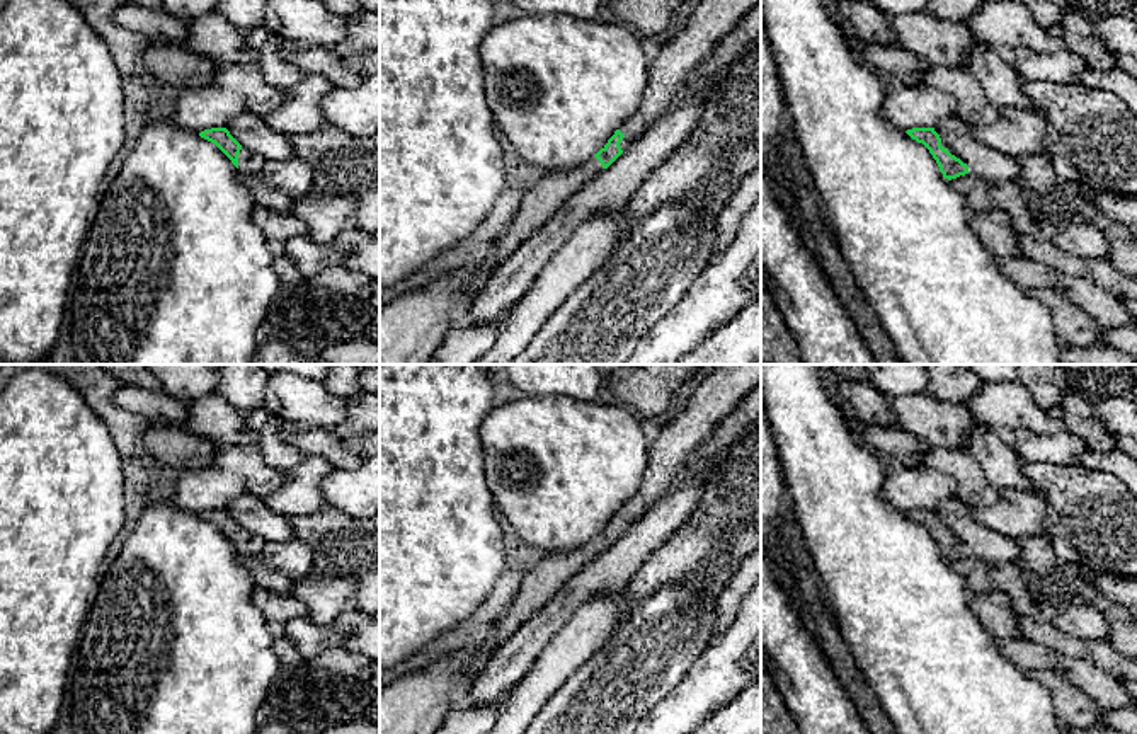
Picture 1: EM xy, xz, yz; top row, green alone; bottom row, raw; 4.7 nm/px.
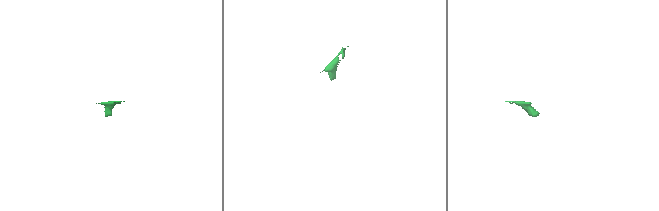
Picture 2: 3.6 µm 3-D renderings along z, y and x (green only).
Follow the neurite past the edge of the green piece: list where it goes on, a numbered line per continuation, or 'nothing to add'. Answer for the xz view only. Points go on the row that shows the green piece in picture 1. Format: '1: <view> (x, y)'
1: xz (695, 38)
2: xz (538, 206)

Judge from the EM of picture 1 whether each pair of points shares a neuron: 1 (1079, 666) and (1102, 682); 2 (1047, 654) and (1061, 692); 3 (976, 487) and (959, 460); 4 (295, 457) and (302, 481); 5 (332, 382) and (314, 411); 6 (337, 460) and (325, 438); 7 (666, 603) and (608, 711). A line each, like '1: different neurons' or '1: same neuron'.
1: same neuron
2: different neurons
3: same neuron
4: different neurons
5: different neurons
6: same neuron
7: same neuron

